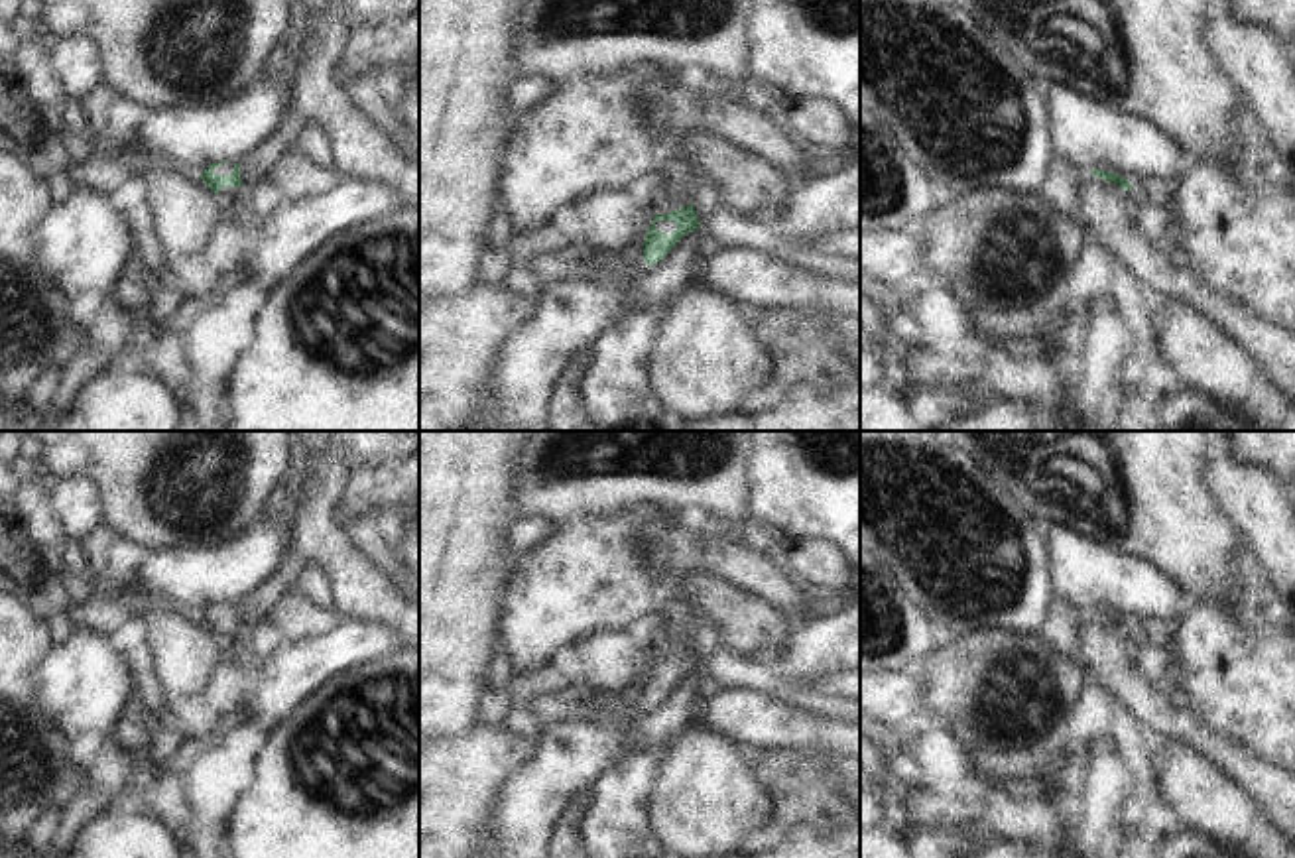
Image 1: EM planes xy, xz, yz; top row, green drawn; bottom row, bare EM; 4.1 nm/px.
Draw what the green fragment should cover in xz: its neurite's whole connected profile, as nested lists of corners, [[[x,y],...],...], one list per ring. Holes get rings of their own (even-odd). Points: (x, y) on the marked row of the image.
[[[693,203],[667,214],[655,214],[644,240],[642,252],[646,264],[653,266],[661,262],[685,234],[695,232],[699,226],[701,222]]]

